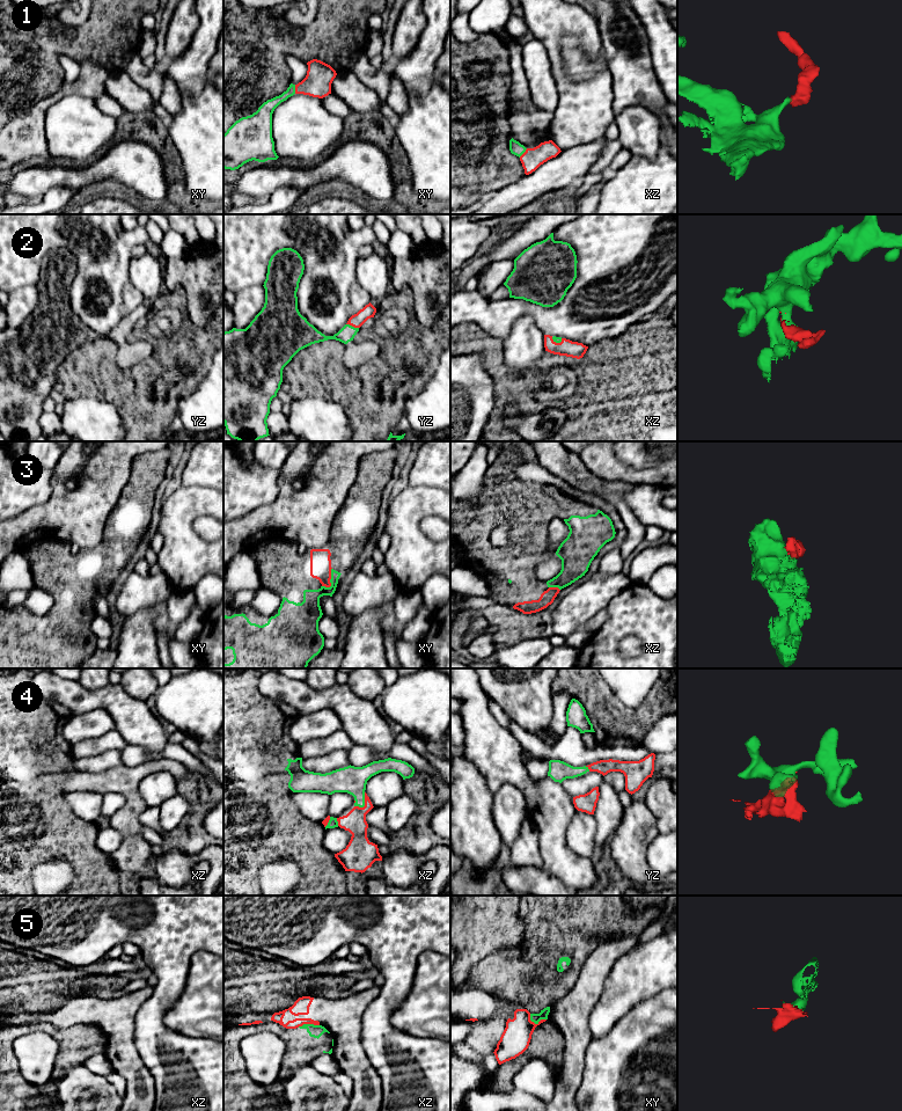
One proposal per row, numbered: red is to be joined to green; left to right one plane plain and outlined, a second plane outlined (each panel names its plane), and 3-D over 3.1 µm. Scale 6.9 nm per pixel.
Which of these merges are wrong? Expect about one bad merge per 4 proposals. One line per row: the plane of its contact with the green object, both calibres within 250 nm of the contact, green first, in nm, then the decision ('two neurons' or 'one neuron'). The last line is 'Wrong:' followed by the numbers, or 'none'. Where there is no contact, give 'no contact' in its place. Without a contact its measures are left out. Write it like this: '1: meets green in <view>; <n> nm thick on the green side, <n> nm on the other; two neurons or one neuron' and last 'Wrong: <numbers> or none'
1: meets green in xy; 100 nm thick on the green side, 190 nm on the other; one neuron
2: meets green in yz; 110 nm thick on the green side, 90 nm on the other; one neuron
3: meets green in xy; 160 nm thick on the green side, 140 nm on the other; one neuron
4: meets green in xz; 190 nm thick on the green side, 160 nm on the other; one neuron
5: meets green in xy; 60 nm thick on the green side, 200 nm on the other; two neurons
Wrong: 5

